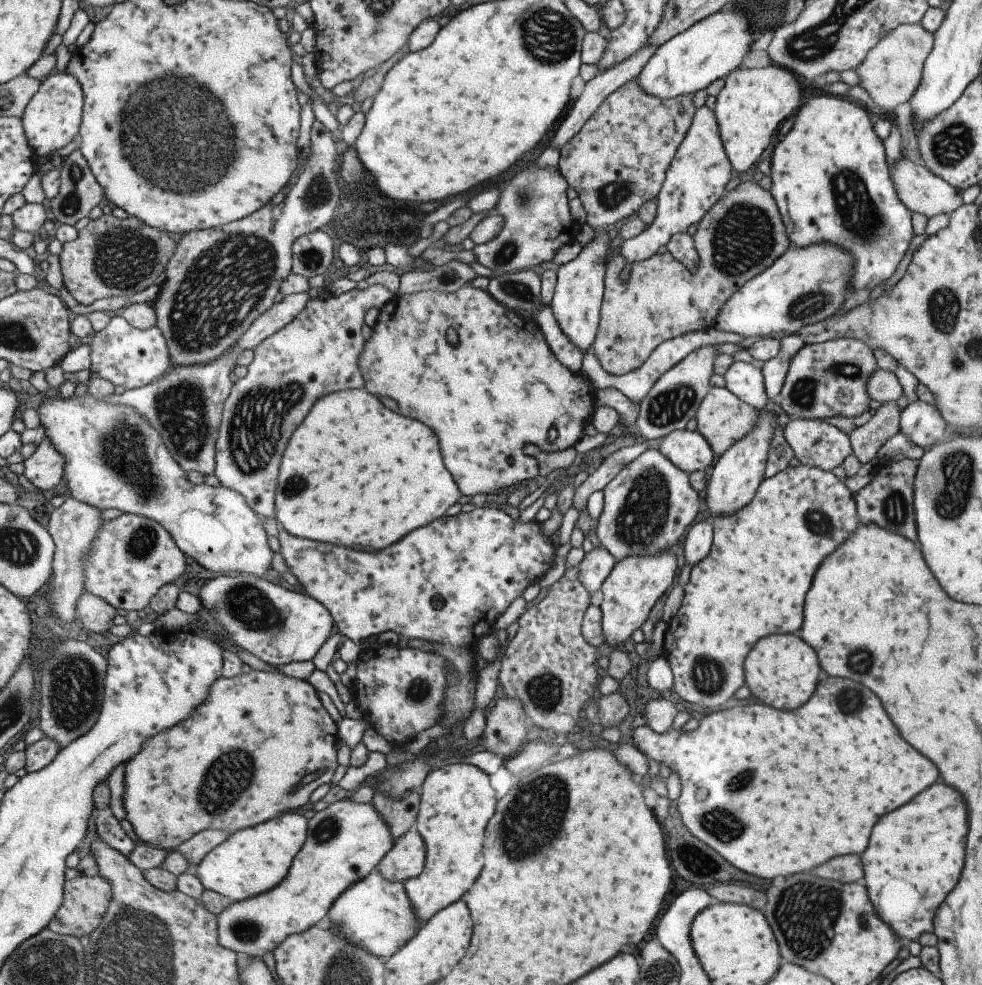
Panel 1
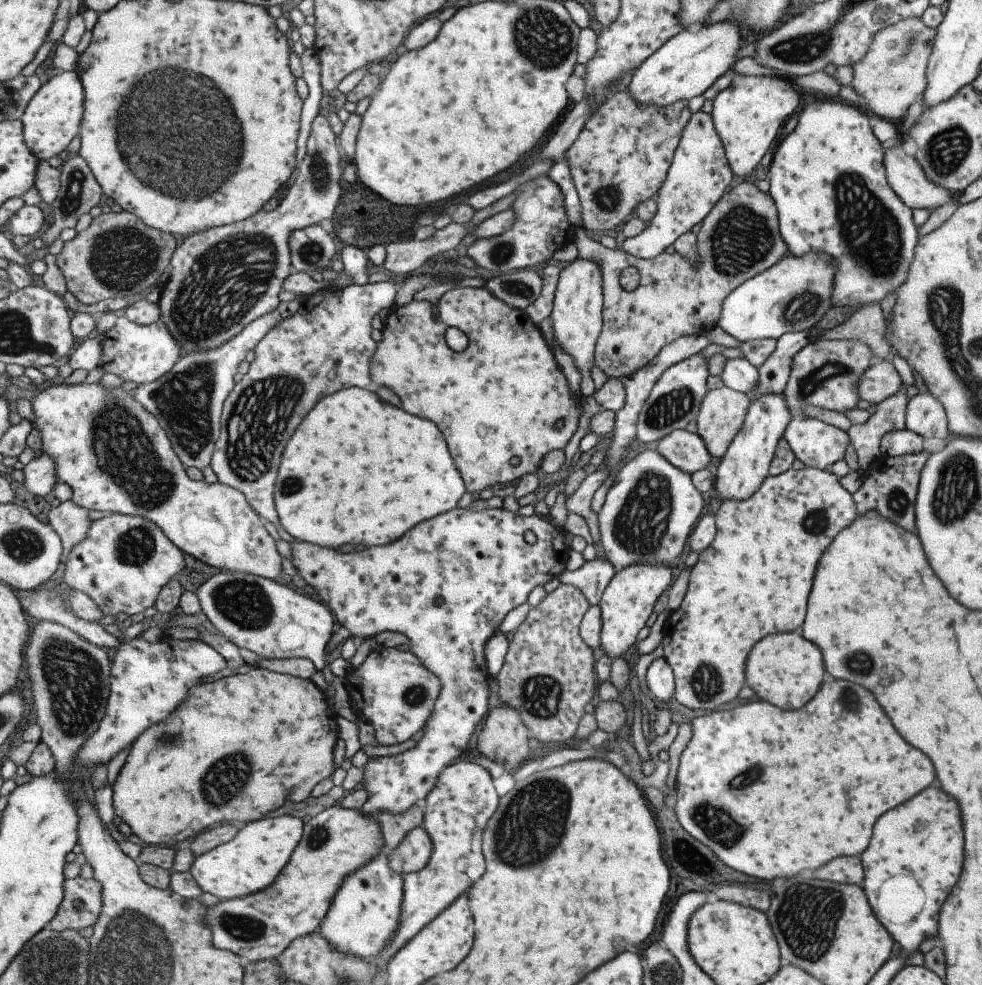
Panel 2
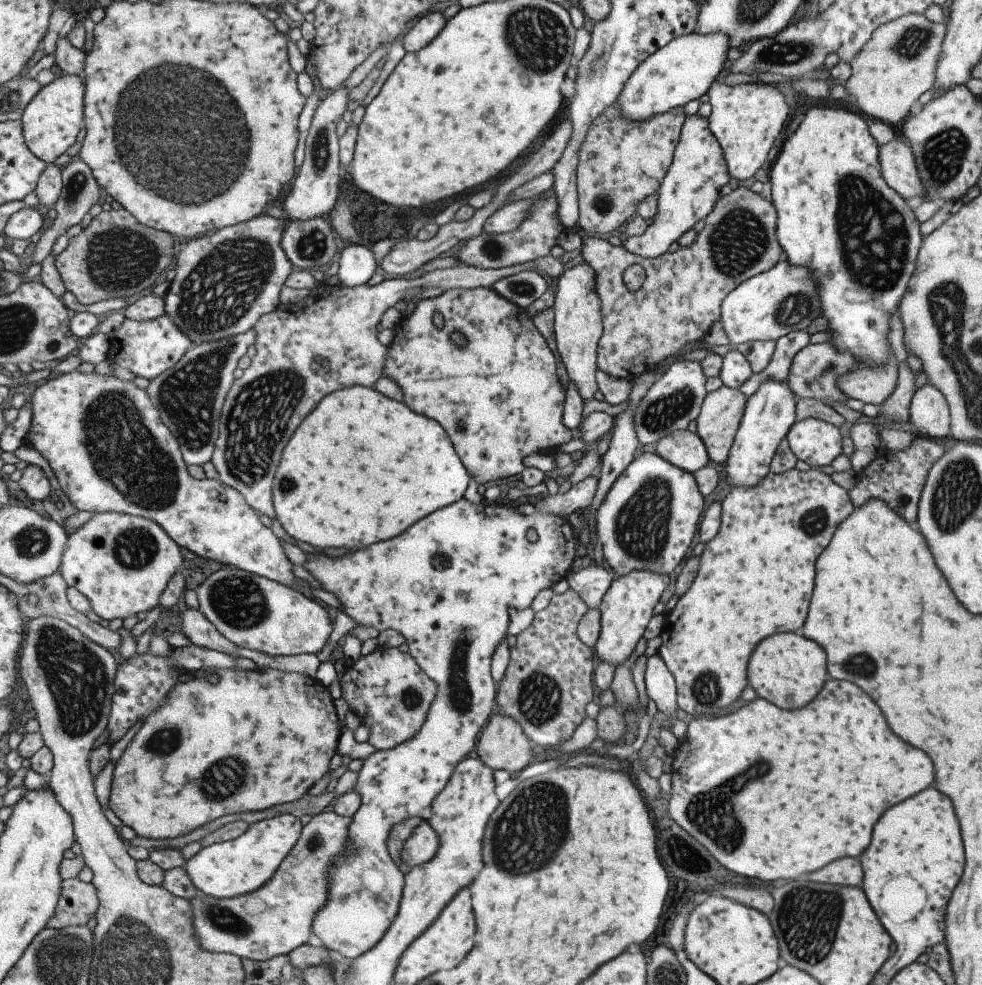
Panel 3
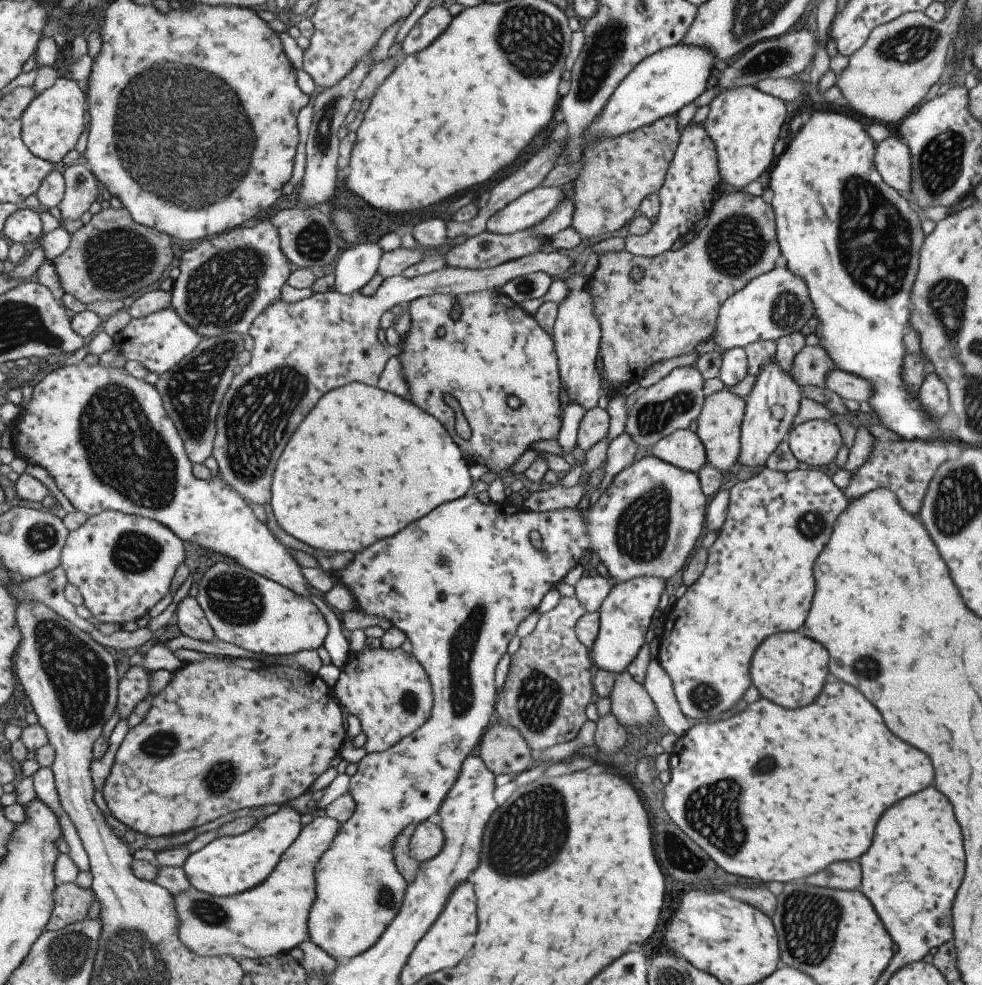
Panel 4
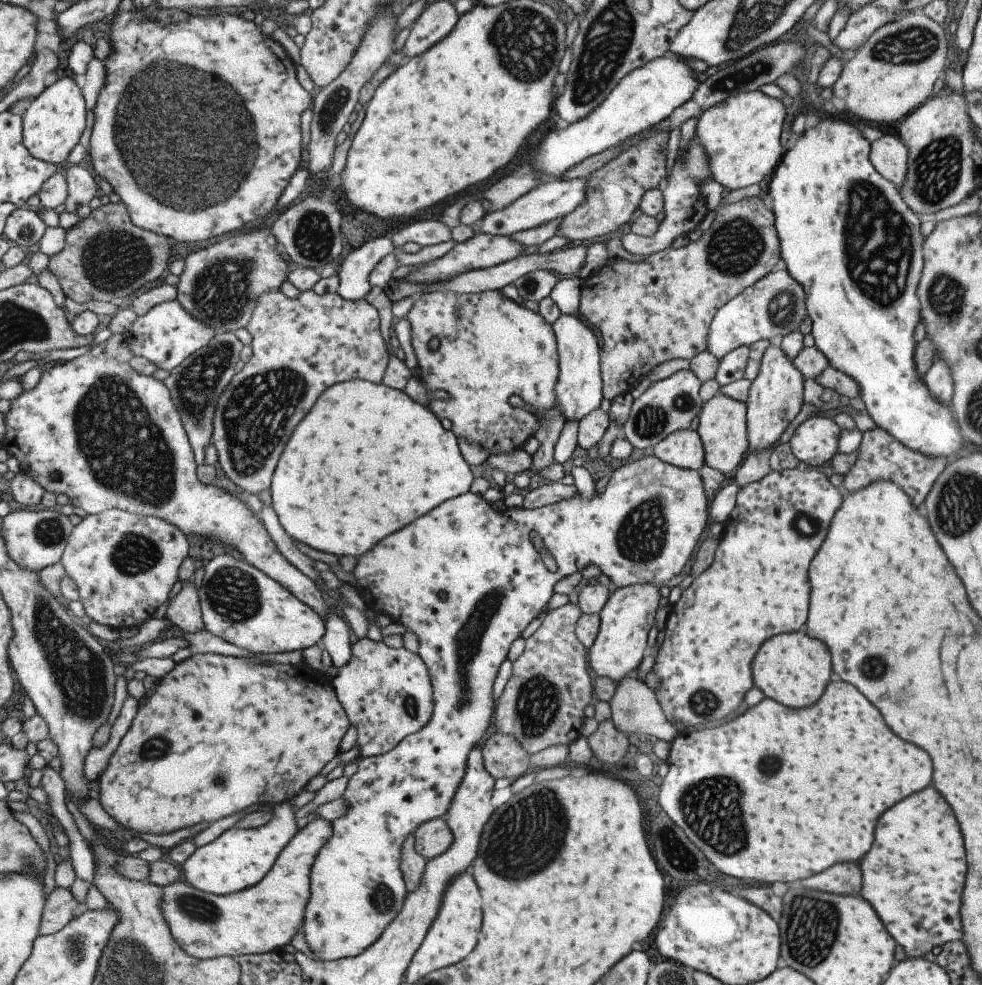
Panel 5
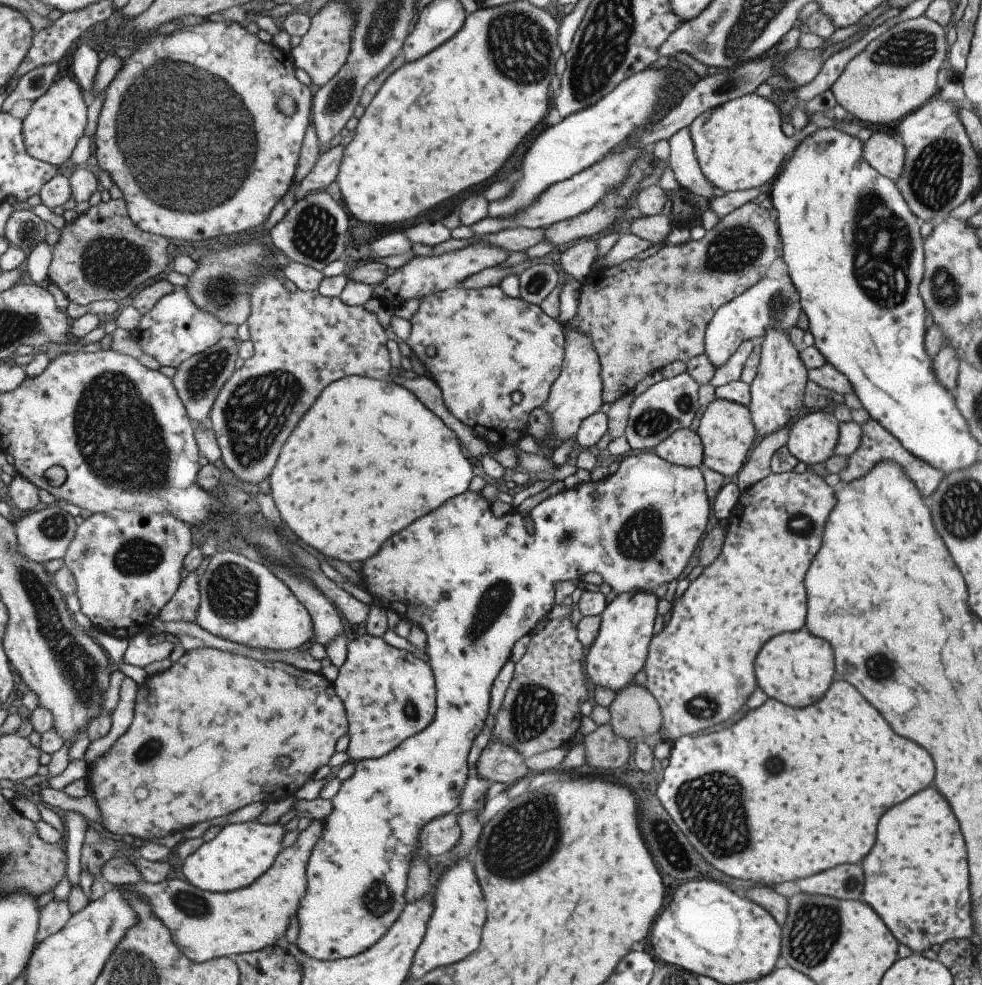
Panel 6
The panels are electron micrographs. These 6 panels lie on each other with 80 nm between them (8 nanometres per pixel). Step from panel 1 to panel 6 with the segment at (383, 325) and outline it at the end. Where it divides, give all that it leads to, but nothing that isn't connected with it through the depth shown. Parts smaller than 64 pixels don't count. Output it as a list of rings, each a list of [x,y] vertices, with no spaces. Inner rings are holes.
[[[461,286],[449,287],[448,289],[439,291],[433,295],[424,296],[418,302],[418,308],[412,314],[410,320],[410,334],[405,343],[409,346],[412,354],[424,366],[425,376],[433,380],[439,390],[441,390],[441,398],[443,404],[447,406],[447,410],[467,428],[471,428],[473,435],[481,438],[491,448],[503,448],[507,445],[517,444],[517,442],[526,435],[527,418],[529,412],[541,407],[547,400],[550,386],[554,380],[559,376],[561,370],[561,363],[563,358],[564,336],[562,335],[562,326],[555,319],[549,318],[545,315],[538,305],[527,304],[523,299],[512,299],[501,292],[497,287],[483,287],[480,289],[464,289]],[[511,392],[520,392],[521,400],[519,403],[511,401]]]

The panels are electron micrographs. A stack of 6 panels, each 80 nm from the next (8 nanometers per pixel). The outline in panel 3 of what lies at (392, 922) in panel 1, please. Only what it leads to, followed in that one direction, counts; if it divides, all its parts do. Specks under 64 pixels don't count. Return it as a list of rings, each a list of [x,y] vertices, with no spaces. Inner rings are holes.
[[[464,499],[458,500],[453,504],[433,511],[430,515],[423,517],[421,520],[412,524],[406,531],[398,534],[392,539],[370,544],[367,548],[349,550],[348,553],[340,557],[328,557],[325,552],[316,550],[313,553],[305,553],[306,561],[303,565],[307,568],[309,576],[315,578],[319,582],[320,588],[327,592],[331,592],[339,606],[336,608],[339,612],[347,614],[356,625],[365,626],[365,628],[375,628],[379,633],[385,629],[393,629],[400,632],[404,636],[404,642],[408,646],[408,653],[418,664],[418,667],[431,679],[435,681],[436,693],[428,708],[424,723],[421,728],[409,739],[401,744],[394,746],[392,749],[376,751],[362,762],[361,768],[357,772],[356,783],[353,790],[361,797],[359,807],[352,815],[351,826],[348,828],[348,838],[346,839],[346,847],[350,850],[341,857],[336,857],[330,870],[328,871],[328,896],[326,904],[315,914],[315,920],[312,921],[312,932],[321,940],[322,946],[327,950],[335,950],[345,958],[356,959],[359,955],[371,950],[375,943],[385,934],[390,927],[391,921],[395,918],[398,911],[400,896],[404,885],[404,874],[399,870],[394,861],[391,860],[390,854],[385,846],[386,838],[391,825],[397,824],[403,819],[417,816],[423,808],[430,807],[433,797],[442,790],[443,785],[450,777],[451,771],[455,764],[465,758],[470,750],[474,750],[476,740],[481,727],[487,722],[490,714],[495,709],[495,695],[497,683],[490,675],[491,657],[496,644],[505,639],[507,630],[507,610],[514,608],[515,610],[523,610],[529,607],[531,600],[543,588],[552,587],[555,582],[564,578],[571,571],[573,559],[575,555],[575,547],[577,537],[571,532],[571,525],[561,516],[555,516],[549,513],[531,513],[530,515],[521,515],[515,512],[515,508],[503,503],[489,503],[486,506],[481,504],[469,504]],[[533,528],[537,534],[535,542],[527,541],[525,532]]]

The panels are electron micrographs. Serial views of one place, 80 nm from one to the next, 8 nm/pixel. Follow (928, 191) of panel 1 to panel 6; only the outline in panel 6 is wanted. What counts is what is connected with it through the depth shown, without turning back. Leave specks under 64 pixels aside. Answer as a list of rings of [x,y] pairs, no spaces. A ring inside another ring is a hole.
[[[873,133],[862,144],[862,157],[881,176],[896,182],[904,165],[904,146],[889,134]]]

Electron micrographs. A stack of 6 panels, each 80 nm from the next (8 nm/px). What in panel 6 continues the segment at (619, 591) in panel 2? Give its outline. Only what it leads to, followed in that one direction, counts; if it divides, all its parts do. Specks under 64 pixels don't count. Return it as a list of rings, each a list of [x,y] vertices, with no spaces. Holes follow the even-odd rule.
[[[633,590],[617,593],[600,614],[597,636],[584,656],[585,674],[595,686],[605,686],[617,692],[631,683],[633,676],[644,668],[648,644],[653,634],[655,604],[659,598],[653,591]]]

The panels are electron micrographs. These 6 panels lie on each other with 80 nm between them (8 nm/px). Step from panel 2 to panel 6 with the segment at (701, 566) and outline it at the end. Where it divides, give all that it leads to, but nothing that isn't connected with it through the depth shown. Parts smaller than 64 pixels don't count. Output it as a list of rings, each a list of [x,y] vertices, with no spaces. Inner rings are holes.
[[[792,470],[784,473],[770,472],[769,476],[763,477],[759,482],[747,488],[747,490],[740,492],[737,504],[735,504],[727,518],[728,522],[719,556],[715,558],[713,564],[703,567],[701,574],[688,584],[681,597],[672,604],[669,620],[663,626],[665,628],[662,628],[659,634],[653,635],[648,644],[648,651],[644,662],[646,673],[644,687],[651,693],[651,696],[655,698],[655,702],[658,704],[662,716],[662,730],[659,732],[662,740],[665,740],[665,742],[671,745],[675,739],[683,735],[694,735],[695,733],[709,731],[711,726],[717,726],[717,724],[727,722],[729,718],[733,718],[741,710],[741,706],[745,704],[747,696],[751,694],[751,690],[754,690],[756,686],[753,658],[759,652],[759,648],[763,646],[763,642],[769,640],[775,634],[795,632],[804,626],[804,620],[806,618],[806,588],[804,587],[803,576],[805,576],[811,559],[819,550],[827,515],[835,504],[834,494],[835,490],[817,474],[806,471],[797,473]]]

